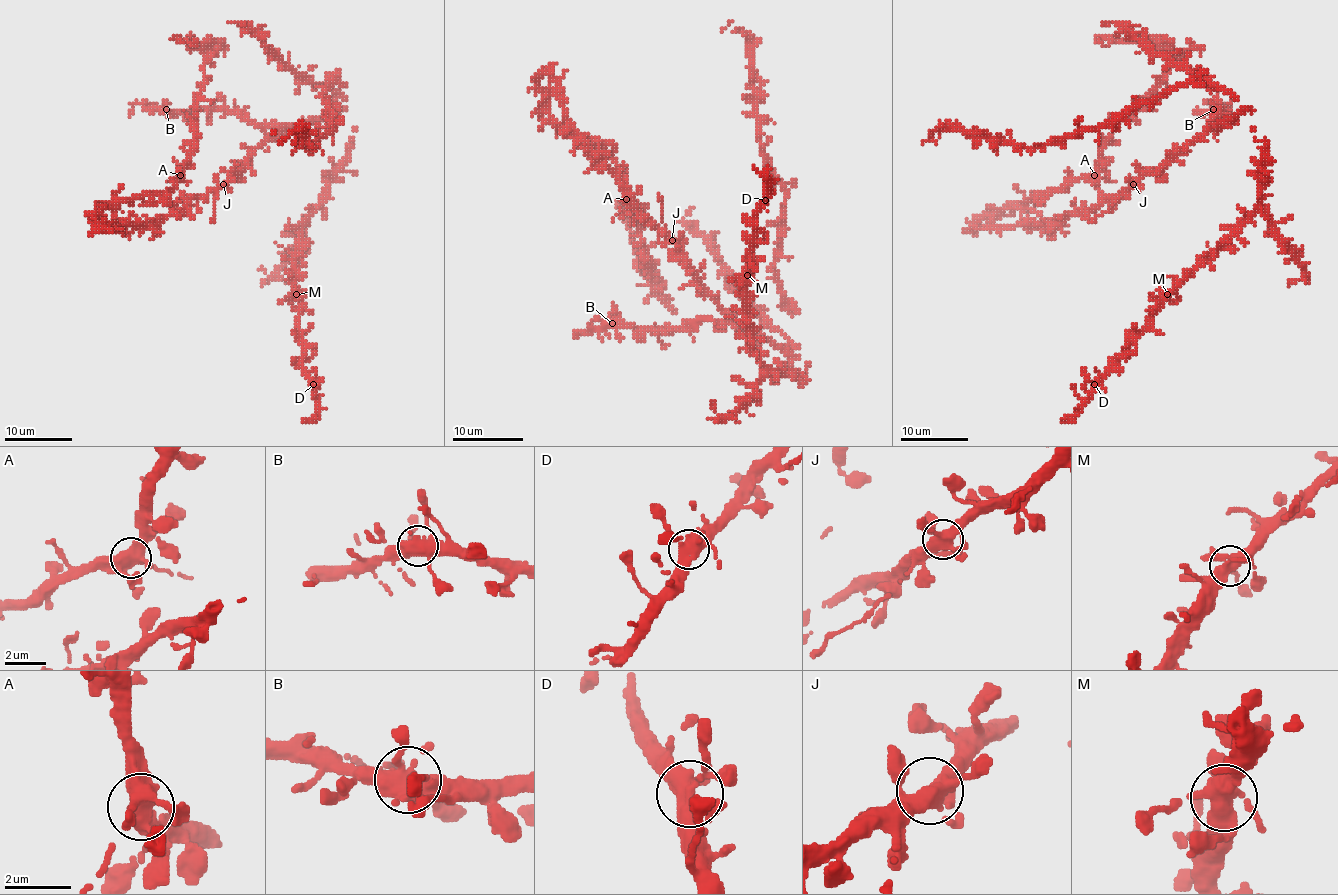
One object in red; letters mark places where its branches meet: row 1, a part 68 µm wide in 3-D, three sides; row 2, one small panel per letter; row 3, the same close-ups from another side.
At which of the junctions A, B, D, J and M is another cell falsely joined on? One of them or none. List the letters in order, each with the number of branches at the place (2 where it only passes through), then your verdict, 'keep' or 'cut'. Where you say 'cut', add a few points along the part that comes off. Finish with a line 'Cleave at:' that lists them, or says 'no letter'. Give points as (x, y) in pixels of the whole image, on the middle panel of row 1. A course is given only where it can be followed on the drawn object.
A: 5 branches meet; keep
B: 5 branches meet; keep
D: 5 branches meet; keep
J: 5 branches meet; keep
M: 5 branches meet; keep
Cleave at: no letter

